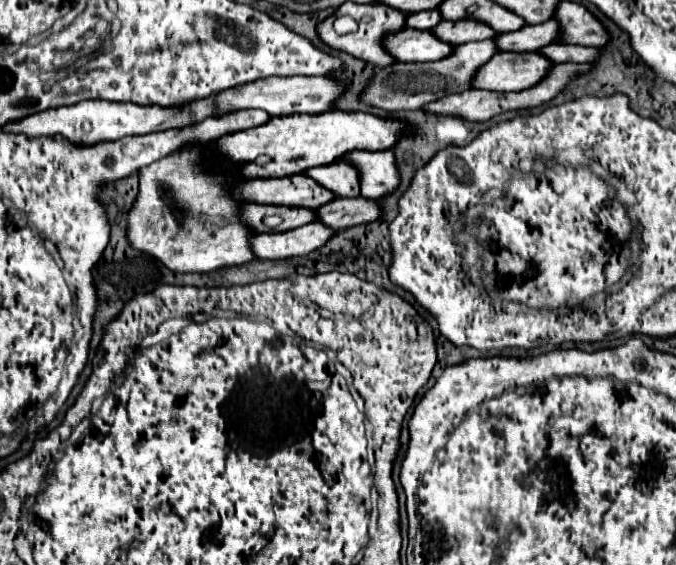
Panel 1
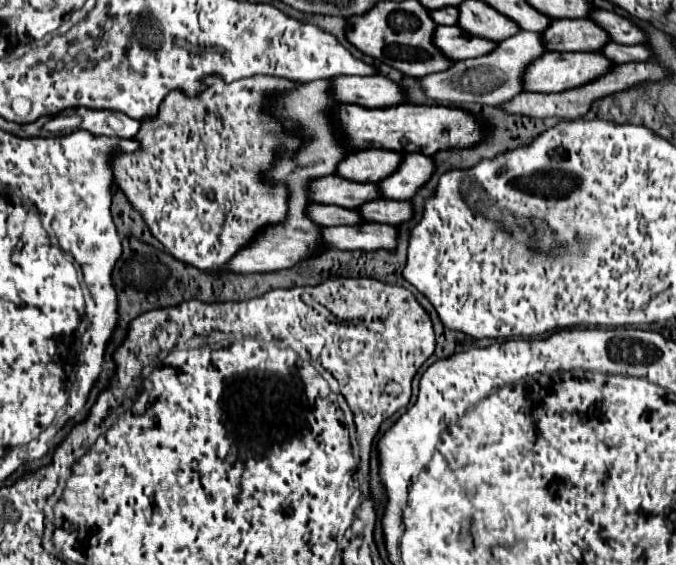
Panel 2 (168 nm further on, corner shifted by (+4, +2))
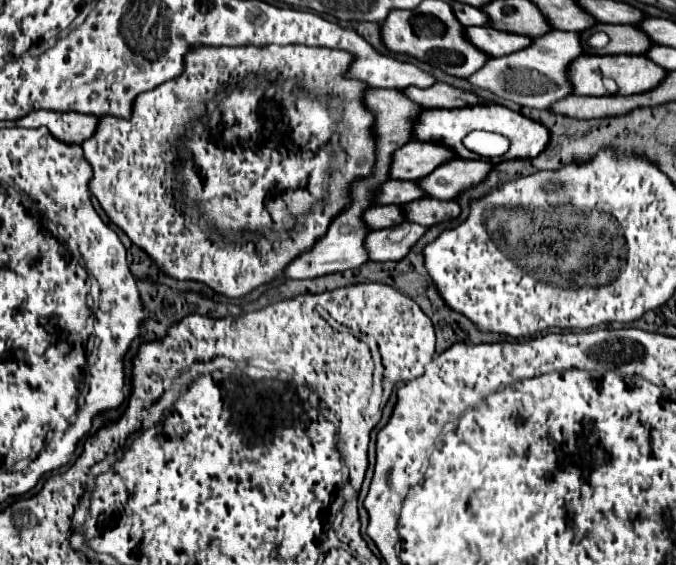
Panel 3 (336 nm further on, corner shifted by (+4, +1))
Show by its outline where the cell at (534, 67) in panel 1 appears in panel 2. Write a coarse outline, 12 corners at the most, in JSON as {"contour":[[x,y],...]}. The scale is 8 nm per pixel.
{"contour":[[547,52],[529,62],[521,86],[557,92],[609,70],[599,52]]}

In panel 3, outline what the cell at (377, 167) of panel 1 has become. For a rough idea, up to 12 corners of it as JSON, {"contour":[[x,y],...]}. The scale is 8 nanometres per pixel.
{"contour":[[453,159],[417,183],[451,201],[483,183],[489,161]]}

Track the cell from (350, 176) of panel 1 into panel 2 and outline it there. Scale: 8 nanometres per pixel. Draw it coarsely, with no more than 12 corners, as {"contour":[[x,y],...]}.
{"contour":[[361,150],[337,164],[351,182],[379,182],[401,160],[391,150]]}

